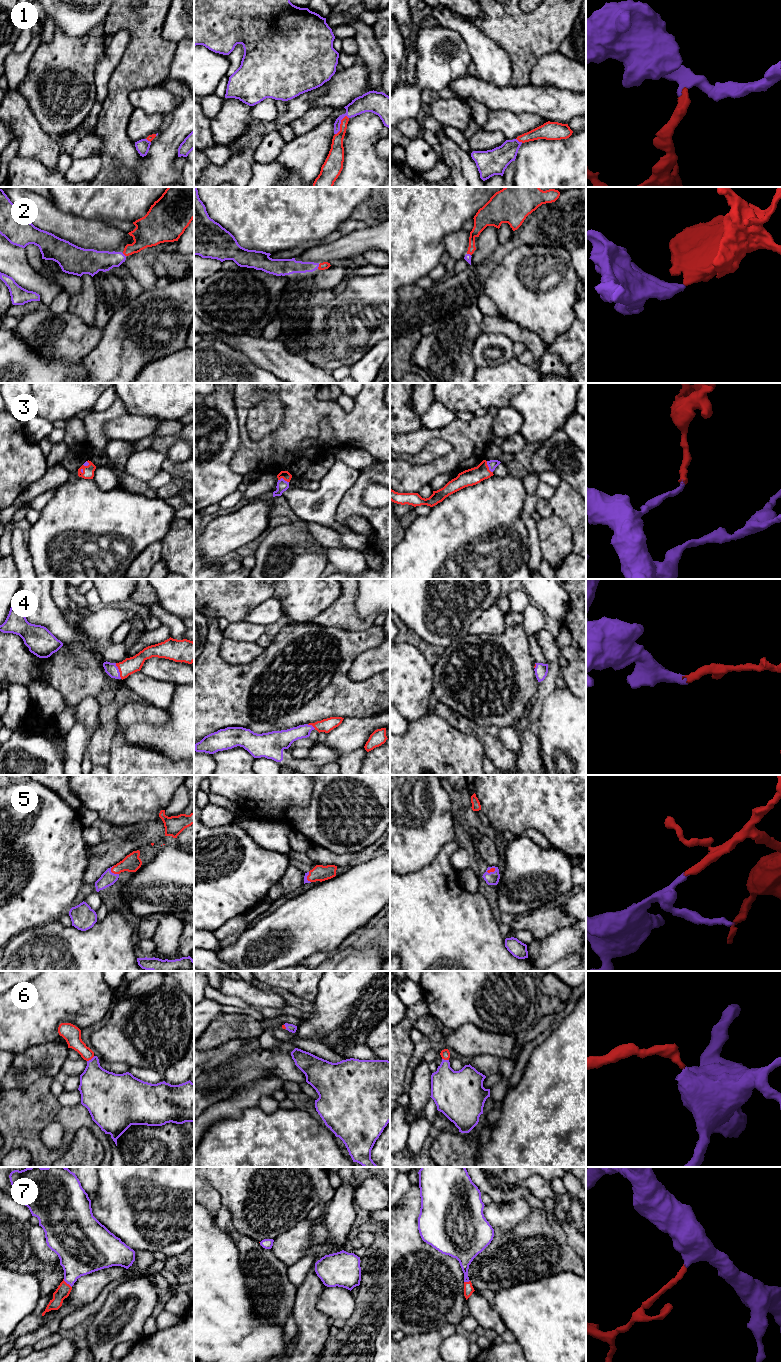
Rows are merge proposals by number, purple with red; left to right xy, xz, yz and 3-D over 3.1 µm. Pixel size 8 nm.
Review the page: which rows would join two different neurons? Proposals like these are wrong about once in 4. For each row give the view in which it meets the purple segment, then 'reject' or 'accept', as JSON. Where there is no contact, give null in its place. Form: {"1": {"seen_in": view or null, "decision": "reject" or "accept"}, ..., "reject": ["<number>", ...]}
{"1": {"seen_in": "xz", "decision": "accept"}, "2": {"seen_in": "xz", "decision": "accept"}, "3": {"seen_in": "yz", "decision": "accept"}, "4": {"seen_in": "xy", "decision": "accept"}, "5": {"seen_in": "xy", "decision": "accept"}, "6": {"seen_in": "xy", "decision": "accept"}, "7": {"seen_in": "xy", "decision": "accept"}, "reject": []}

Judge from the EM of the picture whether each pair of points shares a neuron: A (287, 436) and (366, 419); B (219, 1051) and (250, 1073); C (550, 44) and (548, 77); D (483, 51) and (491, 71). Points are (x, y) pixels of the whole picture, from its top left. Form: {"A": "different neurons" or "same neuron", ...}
{"A": "same neuron", "B": "different neurons", "C": "different neurons", "D": "same neuron"}

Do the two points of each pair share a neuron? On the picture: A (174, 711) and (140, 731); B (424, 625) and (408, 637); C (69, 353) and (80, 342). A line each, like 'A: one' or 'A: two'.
A: one
B: two
C: one

